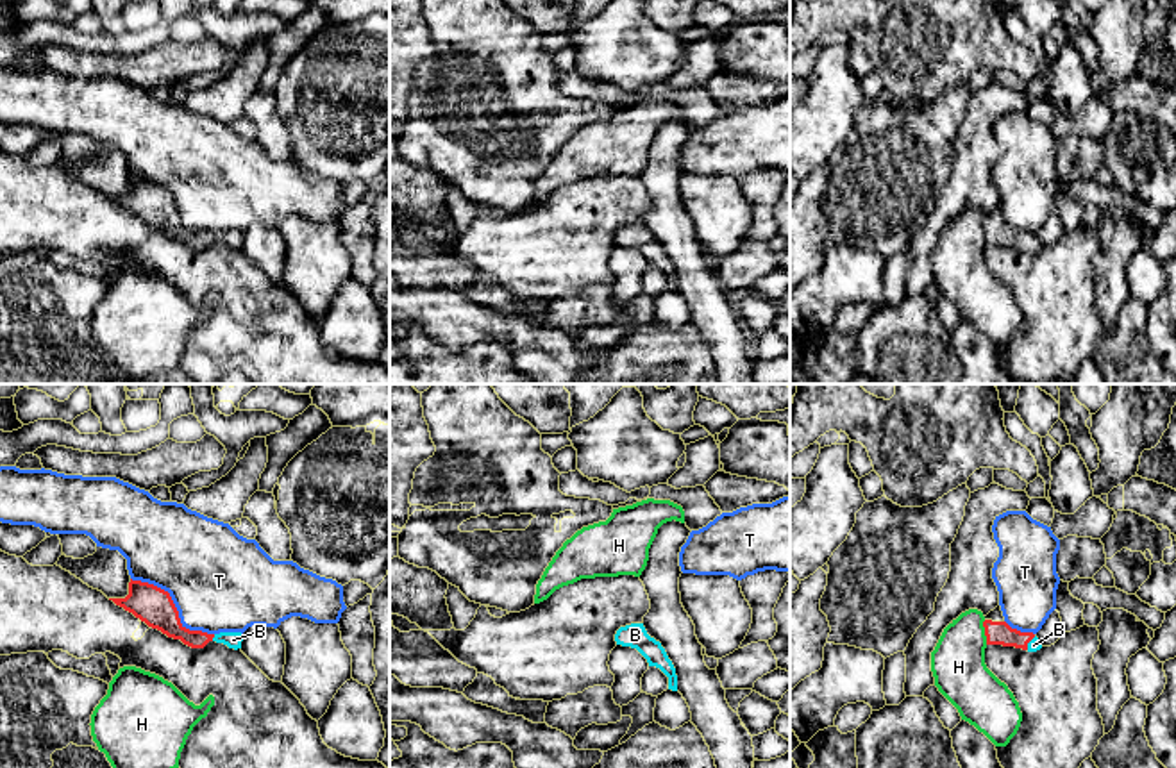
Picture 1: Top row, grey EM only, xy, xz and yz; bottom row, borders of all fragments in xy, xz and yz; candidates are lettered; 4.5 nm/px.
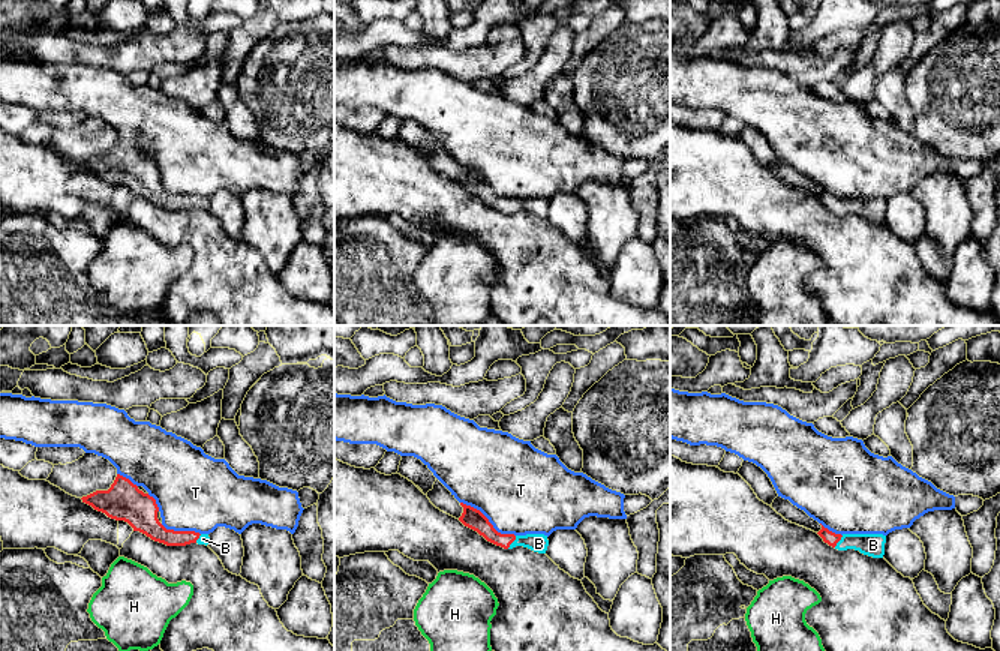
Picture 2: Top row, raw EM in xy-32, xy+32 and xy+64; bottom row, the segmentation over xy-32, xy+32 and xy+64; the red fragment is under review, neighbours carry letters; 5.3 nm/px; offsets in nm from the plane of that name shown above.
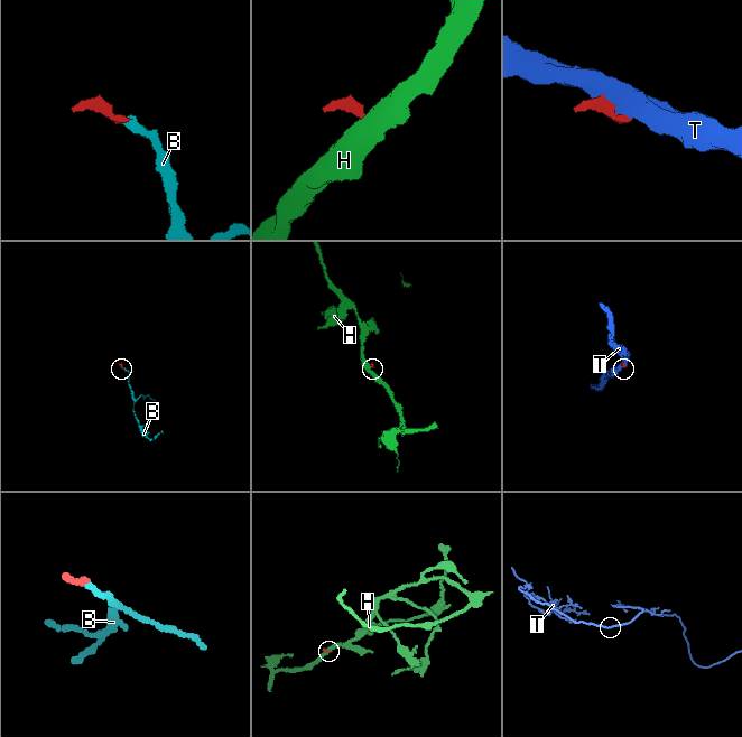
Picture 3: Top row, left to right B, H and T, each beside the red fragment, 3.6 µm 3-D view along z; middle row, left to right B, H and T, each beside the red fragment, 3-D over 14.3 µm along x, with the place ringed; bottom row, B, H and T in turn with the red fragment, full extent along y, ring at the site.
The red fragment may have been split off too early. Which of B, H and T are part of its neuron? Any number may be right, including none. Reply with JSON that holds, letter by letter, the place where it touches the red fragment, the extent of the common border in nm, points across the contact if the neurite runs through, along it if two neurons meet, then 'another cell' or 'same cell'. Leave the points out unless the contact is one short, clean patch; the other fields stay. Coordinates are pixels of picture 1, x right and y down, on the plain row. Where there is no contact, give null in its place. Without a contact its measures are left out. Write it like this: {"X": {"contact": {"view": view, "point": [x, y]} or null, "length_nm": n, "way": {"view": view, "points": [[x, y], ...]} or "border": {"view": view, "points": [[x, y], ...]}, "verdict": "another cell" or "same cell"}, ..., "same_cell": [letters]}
{"B": {"contact": {"view": "xy", "point": [213, 236]}, "length_nm": 40, "way": {"view": "xy", "points": [[163, 215], [186, 236], [213, 236], [233, 240]]}, "verdict": "same cell"}, "H": {"contact": {"view": "yz", "point": [985, 233]}, "length_nm": 110, "border": {"view": "yz", "points": [[983, 220], [987, 243]]}, "verdict": "another cell"}, "T": {"contact": {"view": "xy", "point": [174, 206]}, "length_nm": 460, "verdict": "another cell"}, "same_cell": ["B"]}

